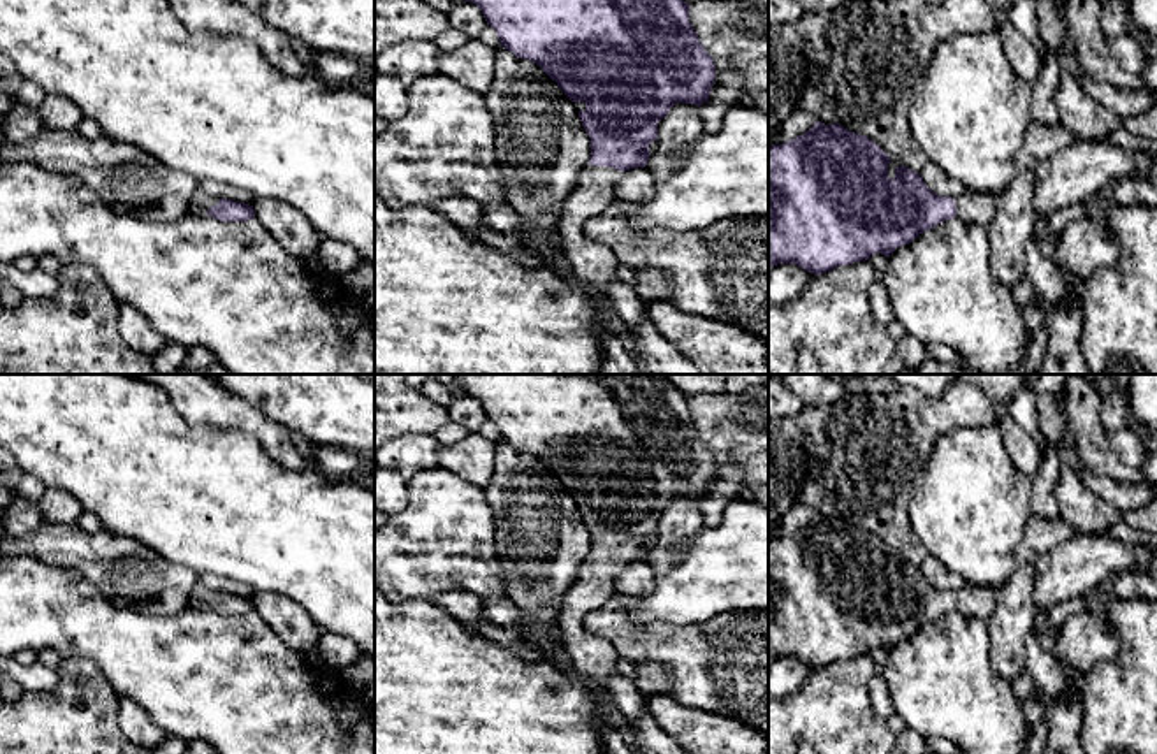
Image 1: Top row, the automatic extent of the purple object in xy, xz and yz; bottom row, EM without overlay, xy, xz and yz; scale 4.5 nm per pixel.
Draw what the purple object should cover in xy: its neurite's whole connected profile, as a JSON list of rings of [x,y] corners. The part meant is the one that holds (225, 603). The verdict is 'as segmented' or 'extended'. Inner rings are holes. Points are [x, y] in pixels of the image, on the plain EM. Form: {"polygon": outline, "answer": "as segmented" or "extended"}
{"polygon": [[[199,582],[192,591],[192,606],[222,615],[248,615],[255,612],[253,599],[227,592],[213,592]]], "answer": "extended"}

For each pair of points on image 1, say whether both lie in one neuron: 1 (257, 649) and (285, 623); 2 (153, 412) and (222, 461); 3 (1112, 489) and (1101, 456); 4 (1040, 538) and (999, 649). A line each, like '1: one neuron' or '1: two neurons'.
1: two neurons
2: one neuron
3: two neurons
4: one neuron

